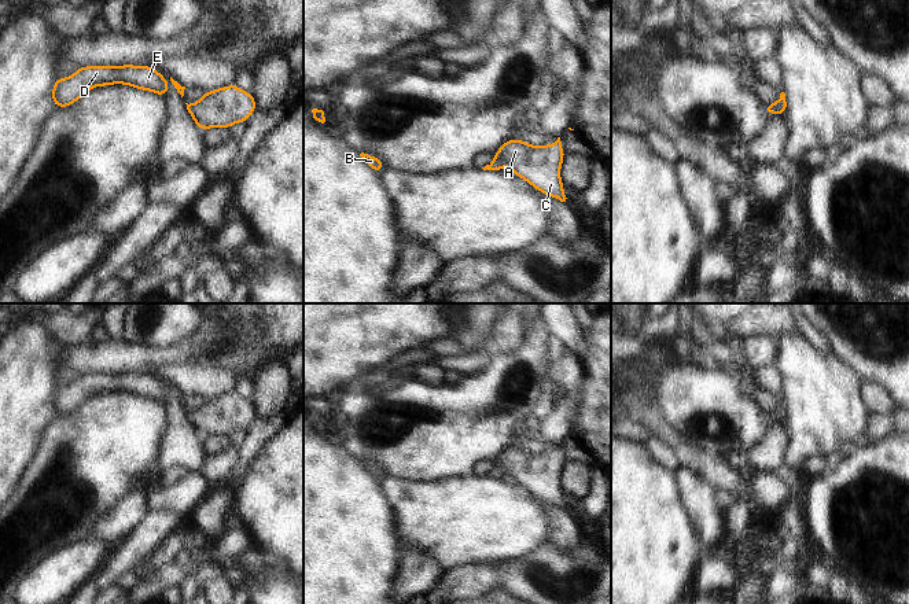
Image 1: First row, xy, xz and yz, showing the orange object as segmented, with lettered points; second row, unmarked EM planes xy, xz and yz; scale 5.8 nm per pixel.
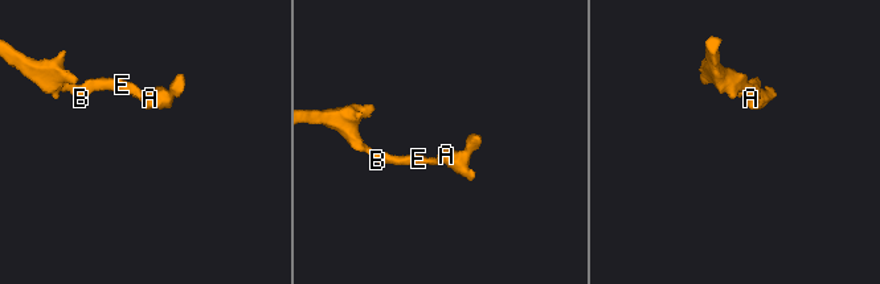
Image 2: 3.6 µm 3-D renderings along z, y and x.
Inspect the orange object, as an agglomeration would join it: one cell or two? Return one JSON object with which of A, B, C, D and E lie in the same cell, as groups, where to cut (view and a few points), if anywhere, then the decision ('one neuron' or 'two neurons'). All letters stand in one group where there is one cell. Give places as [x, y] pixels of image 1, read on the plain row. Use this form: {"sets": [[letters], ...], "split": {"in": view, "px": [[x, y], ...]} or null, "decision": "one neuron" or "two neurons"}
{"sets": [["A", "B", "C", "D", "E"]], "split": null, "decision": "one neuron"}

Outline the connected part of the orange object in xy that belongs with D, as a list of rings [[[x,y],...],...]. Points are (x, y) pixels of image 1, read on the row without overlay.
[[[147,372],[133,373],[84,373],[66,384],[58,386],[52,394],[52,409],[56,415],[69,415],[80,408],[91,395],[124,391],[165,405],[169,395],[165,384]]]

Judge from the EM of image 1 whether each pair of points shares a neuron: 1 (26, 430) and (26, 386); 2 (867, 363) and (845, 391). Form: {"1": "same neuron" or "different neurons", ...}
{"1": "same neuron", "2": "different neurons"}

